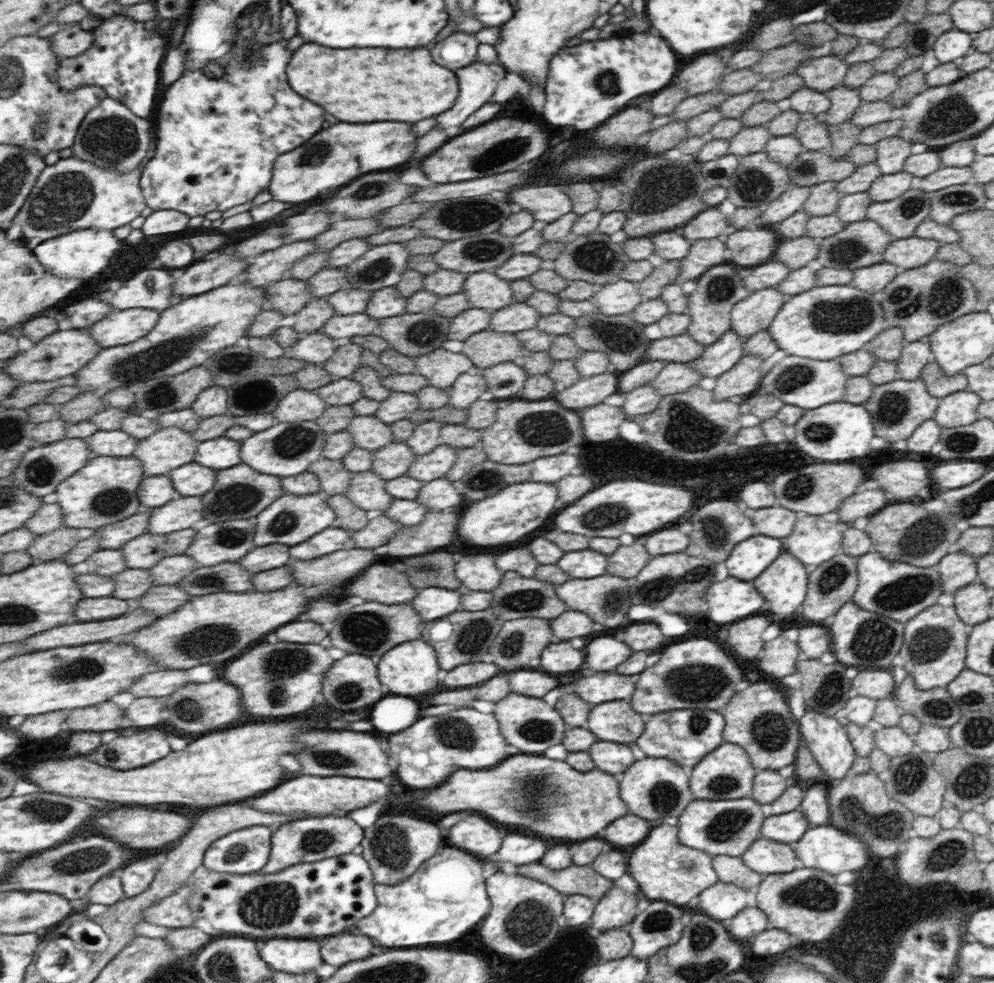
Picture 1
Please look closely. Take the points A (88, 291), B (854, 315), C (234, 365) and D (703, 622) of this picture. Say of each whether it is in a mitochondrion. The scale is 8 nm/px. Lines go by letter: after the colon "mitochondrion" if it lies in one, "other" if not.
A: other
B: mitochondrion
C: mitochondrion
D: other

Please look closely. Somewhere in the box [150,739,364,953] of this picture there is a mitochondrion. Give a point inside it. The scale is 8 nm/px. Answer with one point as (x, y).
(267, 906)

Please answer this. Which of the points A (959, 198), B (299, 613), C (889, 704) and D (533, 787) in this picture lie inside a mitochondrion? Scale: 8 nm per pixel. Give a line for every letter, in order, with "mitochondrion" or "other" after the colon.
A: mitochondrion
B: other
C: other
D: mitochondrion

